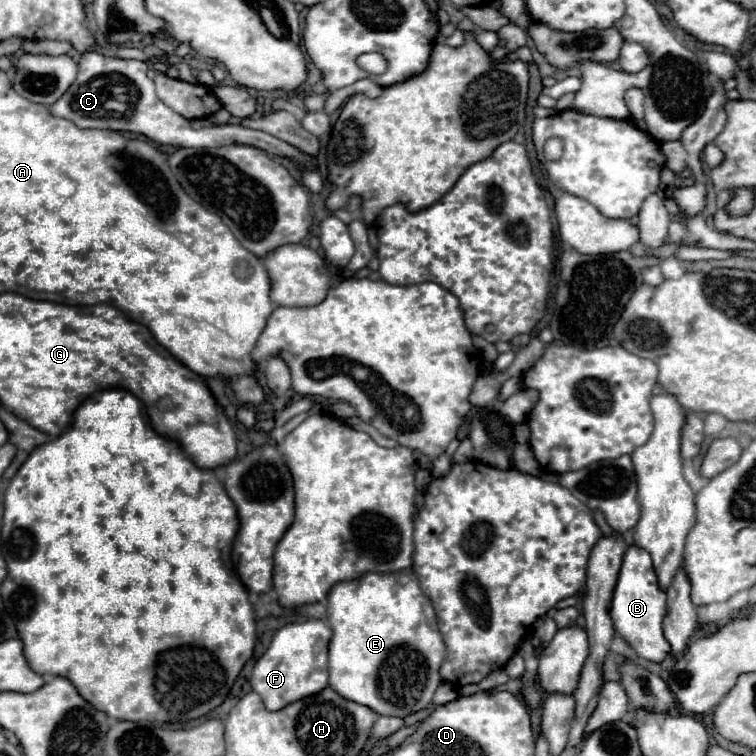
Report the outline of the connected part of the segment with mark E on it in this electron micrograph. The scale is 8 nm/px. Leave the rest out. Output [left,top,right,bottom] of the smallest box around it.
[327,571,445,717]

